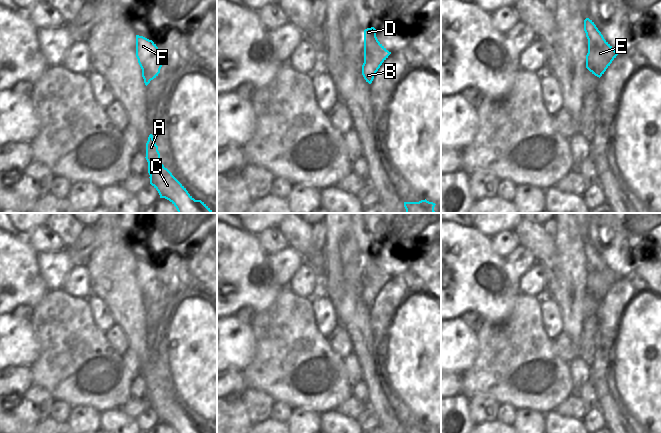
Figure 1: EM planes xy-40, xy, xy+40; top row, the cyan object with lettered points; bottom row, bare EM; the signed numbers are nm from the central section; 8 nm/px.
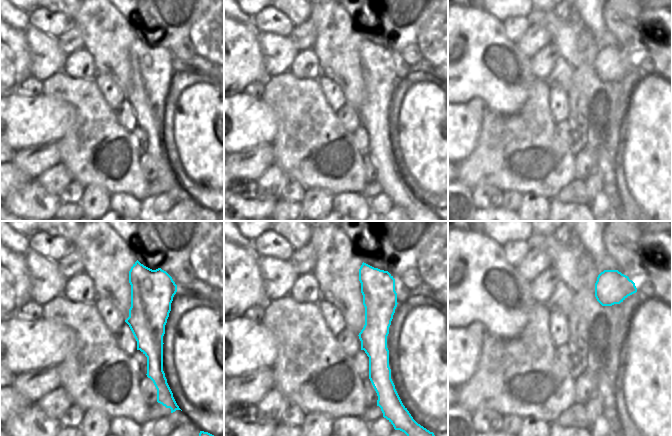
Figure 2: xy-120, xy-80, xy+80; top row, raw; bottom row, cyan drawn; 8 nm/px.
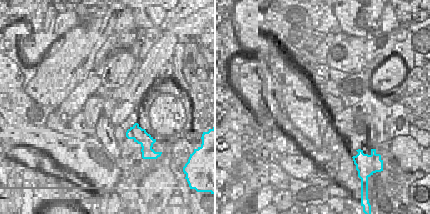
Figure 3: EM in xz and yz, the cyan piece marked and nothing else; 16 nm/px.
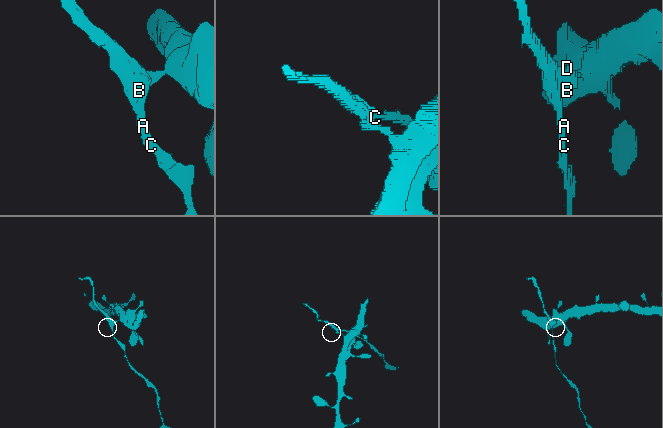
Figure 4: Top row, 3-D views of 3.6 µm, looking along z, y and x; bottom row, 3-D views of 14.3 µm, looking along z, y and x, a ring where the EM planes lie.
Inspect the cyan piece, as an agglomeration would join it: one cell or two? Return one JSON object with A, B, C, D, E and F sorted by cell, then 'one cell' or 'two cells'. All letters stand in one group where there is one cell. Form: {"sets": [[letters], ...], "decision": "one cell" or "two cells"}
{"sets": [["A", "C", "F"], ["B", "D", "E"]], "decision": "two cells"}

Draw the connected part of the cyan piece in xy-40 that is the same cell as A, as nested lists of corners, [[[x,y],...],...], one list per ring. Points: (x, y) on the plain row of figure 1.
[[[153,359],[146,367],[146,384],[150,408],[158,415],[160,422],[169,424],[176,433],[210,433],[201,424],[195,424],[186,412],[164,391]]]

